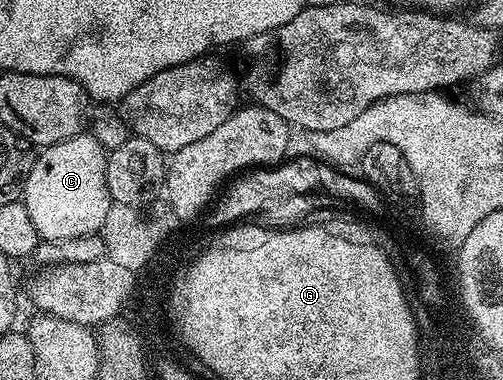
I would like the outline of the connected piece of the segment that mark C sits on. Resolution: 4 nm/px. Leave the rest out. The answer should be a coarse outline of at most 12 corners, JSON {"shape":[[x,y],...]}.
{"shape":[[90,133],[43,147],[24,202],[46,241],[97,235],[108,151]]}

